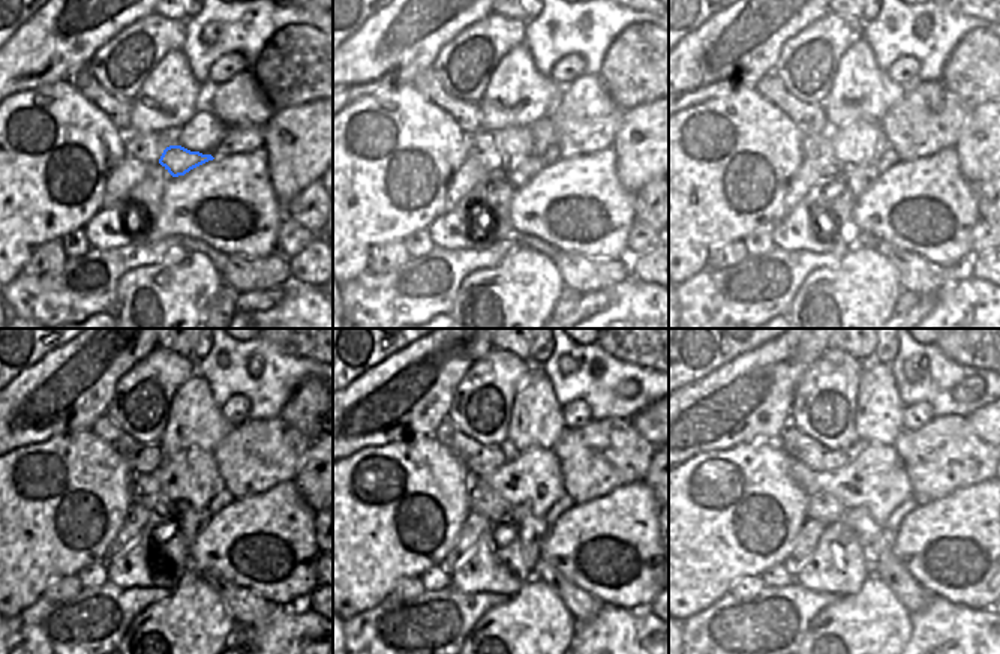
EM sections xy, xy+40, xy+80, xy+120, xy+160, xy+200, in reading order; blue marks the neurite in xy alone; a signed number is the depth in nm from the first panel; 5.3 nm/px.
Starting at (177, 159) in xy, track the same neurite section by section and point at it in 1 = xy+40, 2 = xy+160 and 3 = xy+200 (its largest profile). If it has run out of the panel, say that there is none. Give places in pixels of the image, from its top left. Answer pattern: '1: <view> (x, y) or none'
1: xy+40 (520, 170)
2: xy+160 (520, 515)
3: xy+200 (858, 519)

